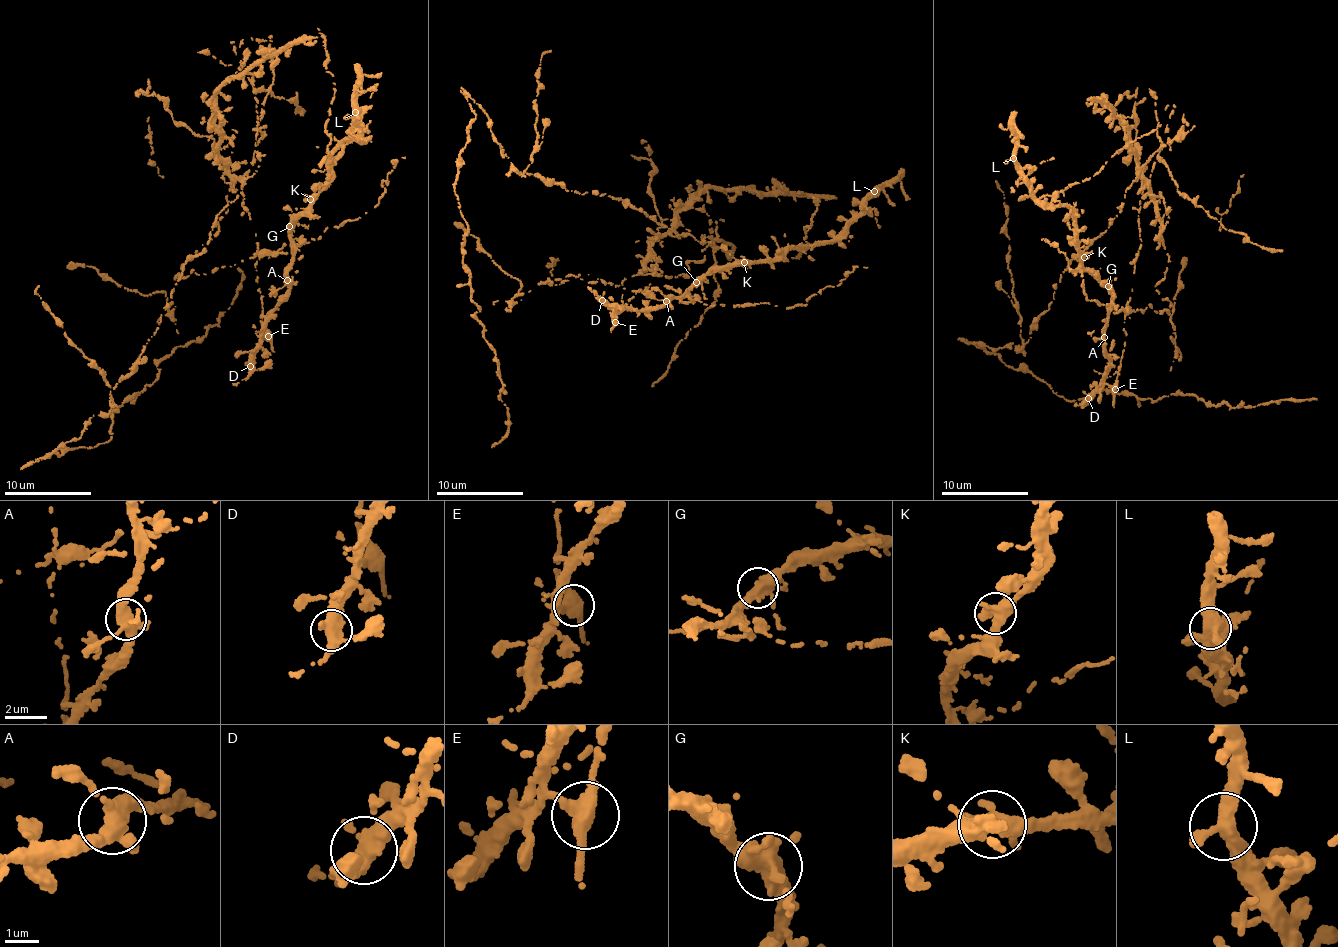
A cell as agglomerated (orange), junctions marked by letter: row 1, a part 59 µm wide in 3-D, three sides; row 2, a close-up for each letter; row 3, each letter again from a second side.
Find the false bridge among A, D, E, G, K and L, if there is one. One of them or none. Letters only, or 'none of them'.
E

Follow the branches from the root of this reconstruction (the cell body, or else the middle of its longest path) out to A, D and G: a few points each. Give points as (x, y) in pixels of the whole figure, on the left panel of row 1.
A: (257, 171), (263, 87), (253, 160), (229, 166), (227, 212), (178, 273), (206, 275), (294, 238), (287, 280)
D: (257, 171), (263, 87), (253, 160), (229, 166), (227, 212), (178, 273), (298, 240), (289, 296), (250, 366)
G: (257, 171), (263, 87), (253, 160), (229, 166), (227, 212), (178, 273), (296, 246), (289, 226)

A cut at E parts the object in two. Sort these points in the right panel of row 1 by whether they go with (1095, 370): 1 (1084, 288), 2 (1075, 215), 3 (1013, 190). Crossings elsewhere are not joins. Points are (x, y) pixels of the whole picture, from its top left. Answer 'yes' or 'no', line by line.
1: no
2: yes
3: yes

